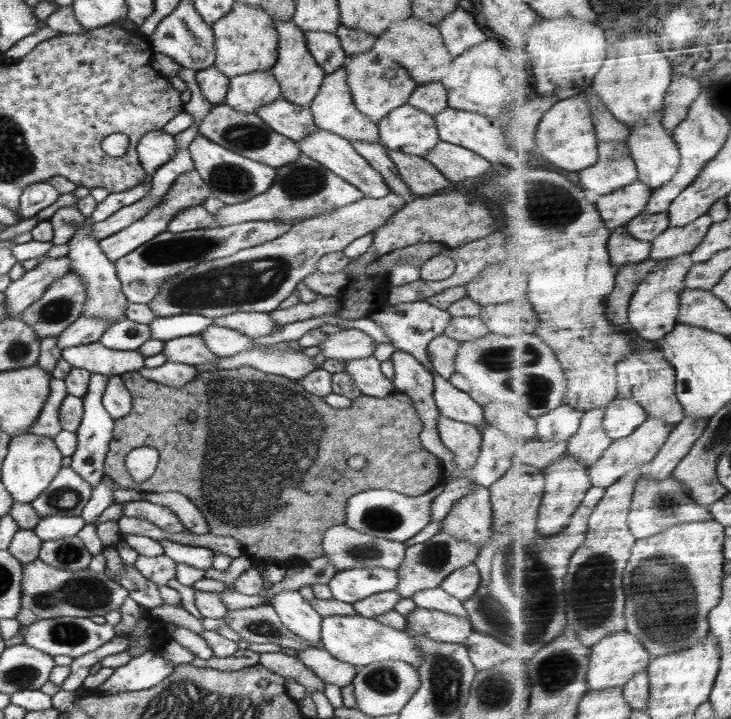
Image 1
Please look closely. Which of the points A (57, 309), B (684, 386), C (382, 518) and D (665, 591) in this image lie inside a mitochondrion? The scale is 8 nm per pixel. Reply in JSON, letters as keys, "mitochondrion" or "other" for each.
{"A":"mitochondrion","B":"other","C":"mitochondrion","D":"mitochondrion"}

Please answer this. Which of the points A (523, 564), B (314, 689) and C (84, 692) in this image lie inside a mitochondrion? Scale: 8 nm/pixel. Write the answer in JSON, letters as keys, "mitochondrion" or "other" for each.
{"A":"mitochondrion","B":"other","C":"other"}

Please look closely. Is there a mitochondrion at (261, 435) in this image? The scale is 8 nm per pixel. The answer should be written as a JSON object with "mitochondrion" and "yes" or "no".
{"mitochondrion":"yes"}

